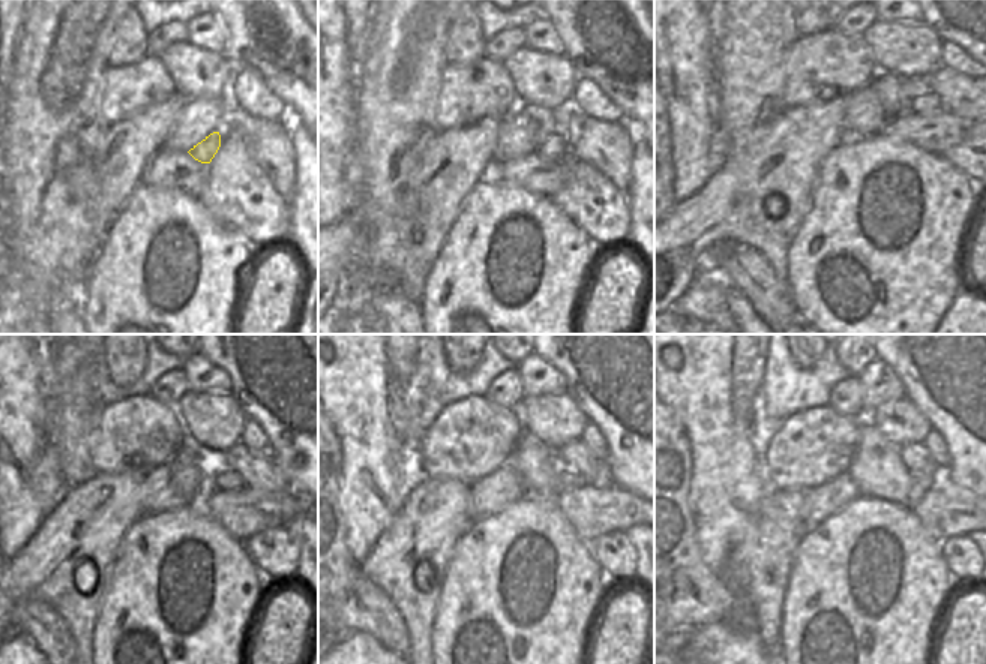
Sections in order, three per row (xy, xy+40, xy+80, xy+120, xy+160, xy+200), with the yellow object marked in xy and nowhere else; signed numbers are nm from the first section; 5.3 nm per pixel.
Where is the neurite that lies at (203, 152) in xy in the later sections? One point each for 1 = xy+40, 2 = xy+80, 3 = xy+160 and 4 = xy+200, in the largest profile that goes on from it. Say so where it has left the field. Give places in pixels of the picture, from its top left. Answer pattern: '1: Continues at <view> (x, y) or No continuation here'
1: Continues at xy+40 (556, 147)
2: Continues at xy+80 (893, 146)
3: Continues at xy+160 (569, 478)
4: Continues at xy+200 (920, 481).

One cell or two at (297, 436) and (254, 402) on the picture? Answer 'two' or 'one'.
one

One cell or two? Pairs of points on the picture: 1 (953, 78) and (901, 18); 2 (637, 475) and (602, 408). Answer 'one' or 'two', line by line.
1: one
2: one

